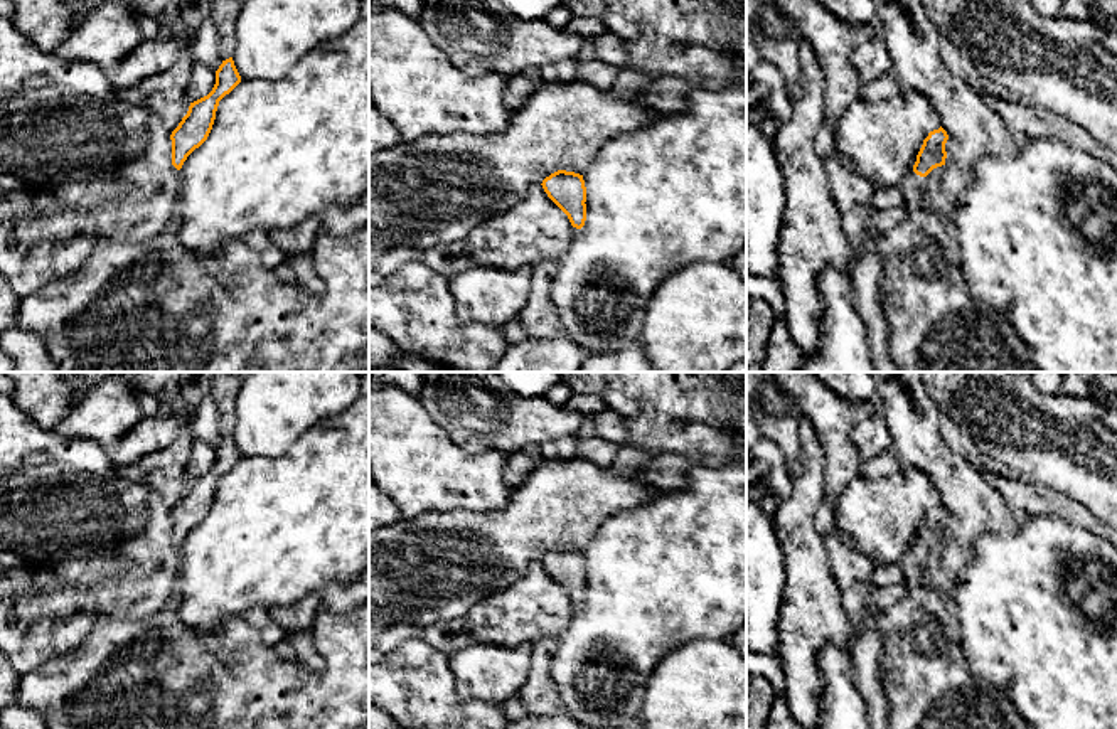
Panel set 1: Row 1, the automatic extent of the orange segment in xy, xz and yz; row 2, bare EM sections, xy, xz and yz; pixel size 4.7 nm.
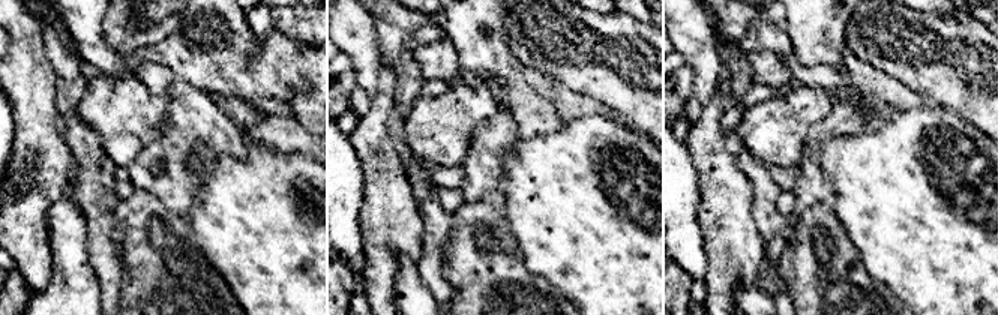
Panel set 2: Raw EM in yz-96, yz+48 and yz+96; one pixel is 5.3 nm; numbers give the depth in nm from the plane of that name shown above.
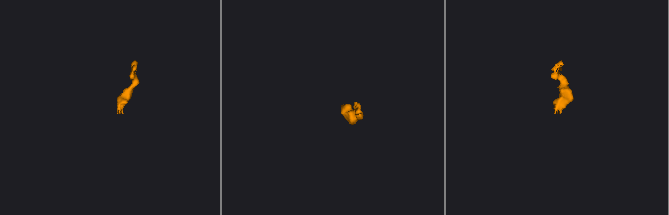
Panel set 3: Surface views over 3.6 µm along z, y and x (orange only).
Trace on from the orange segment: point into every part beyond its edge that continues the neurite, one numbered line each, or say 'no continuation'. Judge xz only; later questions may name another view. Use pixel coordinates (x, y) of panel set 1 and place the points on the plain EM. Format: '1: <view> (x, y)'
no continuation

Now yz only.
1: yz (913, 563)

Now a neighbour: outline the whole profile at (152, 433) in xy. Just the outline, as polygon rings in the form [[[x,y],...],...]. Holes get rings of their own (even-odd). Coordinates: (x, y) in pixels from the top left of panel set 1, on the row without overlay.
[[[174,407],[158,414],[143,416],[111,450],[106,451],[106,461],[113,468],[126,468],[143,456],[170,446],[179,433],[179,416]]]

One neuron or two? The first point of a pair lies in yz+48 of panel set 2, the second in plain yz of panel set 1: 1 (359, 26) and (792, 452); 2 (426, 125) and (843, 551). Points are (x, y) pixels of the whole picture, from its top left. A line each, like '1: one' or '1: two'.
1: one
2: two

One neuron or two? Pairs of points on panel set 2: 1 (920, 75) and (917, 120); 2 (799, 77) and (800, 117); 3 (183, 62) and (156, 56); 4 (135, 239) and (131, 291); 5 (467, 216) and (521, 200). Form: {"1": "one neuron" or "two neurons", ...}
{"1": "two neurons", "2": "two neurons", "3": "one neuron", "4": "one neuron", "5": "two neurons"}

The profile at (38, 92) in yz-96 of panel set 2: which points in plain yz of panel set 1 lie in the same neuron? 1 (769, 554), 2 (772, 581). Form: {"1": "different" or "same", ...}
{"1": "different", "2": "different"}

